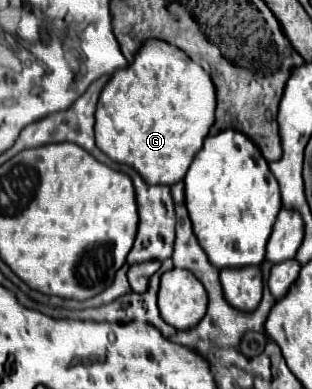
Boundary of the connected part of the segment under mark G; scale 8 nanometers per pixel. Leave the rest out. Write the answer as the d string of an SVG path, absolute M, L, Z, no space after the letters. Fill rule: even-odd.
M163 40L143 42L133 64L115 70L95 112L97 146L119 164L135 168L147 184L173 186L185 178L213 124L215 86L189 56Z

